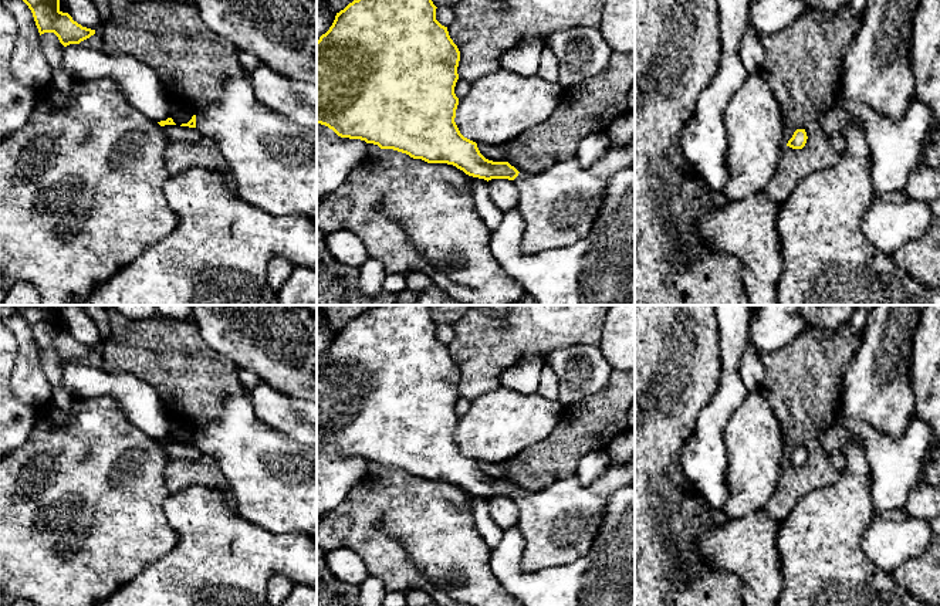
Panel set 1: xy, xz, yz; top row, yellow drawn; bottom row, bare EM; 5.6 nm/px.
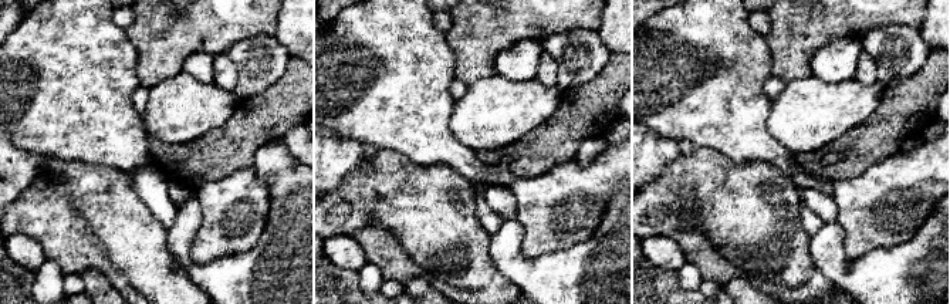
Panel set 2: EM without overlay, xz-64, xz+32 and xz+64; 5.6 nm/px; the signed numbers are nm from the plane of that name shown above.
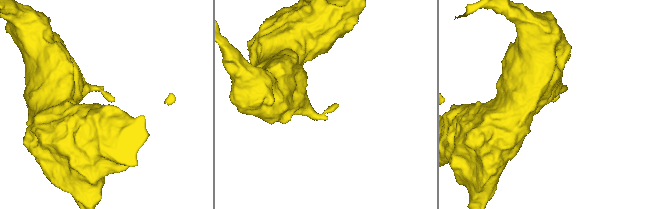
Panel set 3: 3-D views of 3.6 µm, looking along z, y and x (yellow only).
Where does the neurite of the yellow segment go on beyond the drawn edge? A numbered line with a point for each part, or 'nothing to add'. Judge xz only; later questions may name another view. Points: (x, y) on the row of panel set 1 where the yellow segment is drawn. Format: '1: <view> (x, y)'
1: xz (558, 206)

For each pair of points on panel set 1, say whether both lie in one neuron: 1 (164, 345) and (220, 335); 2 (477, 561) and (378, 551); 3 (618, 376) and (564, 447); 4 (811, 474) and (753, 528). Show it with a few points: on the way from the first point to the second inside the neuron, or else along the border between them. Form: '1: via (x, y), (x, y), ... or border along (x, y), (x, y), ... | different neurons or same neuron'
1: border along (192, 320), (200, 335), (230, 359) | different neurons
2: via (443, 554), (385, 508), (372, 517) | same neuron
3: via (618, 393), (581, 430) | same neuron
4: border along (763, 508), (768, 517), (778, 521) | different neurons

